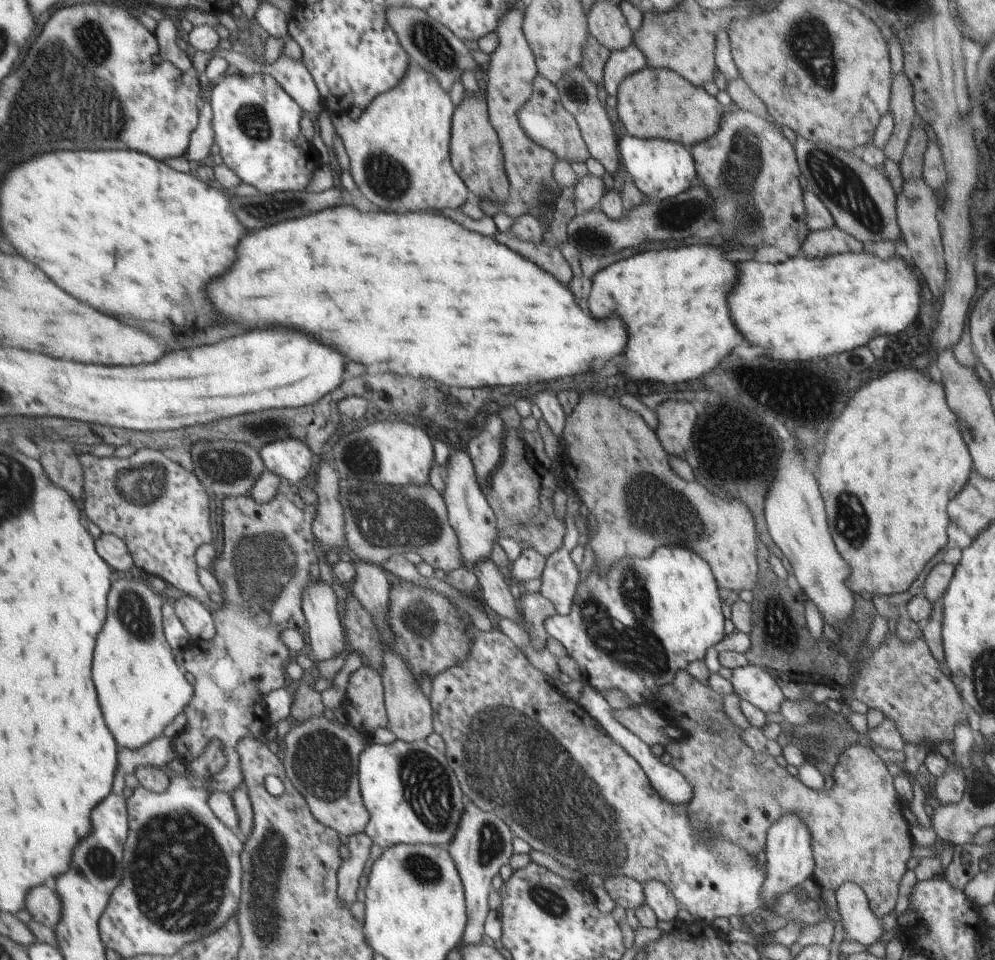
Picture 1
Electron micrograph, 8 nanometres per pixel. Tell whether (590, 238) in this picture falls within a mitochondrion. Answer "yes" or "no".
yes

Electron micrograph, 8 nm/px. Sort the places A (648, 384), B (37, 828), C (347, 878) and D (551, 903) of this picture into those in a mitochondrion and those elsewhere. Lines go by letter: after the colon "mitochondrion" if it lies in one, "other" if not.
A: other
B: other
C: other
D: mitochondrion

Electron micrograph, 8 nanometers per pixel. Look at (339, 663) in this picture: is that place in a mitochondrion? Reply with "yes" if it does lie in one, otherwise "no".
no

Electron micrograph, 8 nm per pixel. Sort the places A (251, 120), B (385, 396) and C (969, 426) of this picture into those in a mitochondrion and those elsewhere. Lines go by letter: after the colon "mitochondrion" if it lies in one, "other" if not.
A: mitochondrion
B: other
C: mitochondrion

